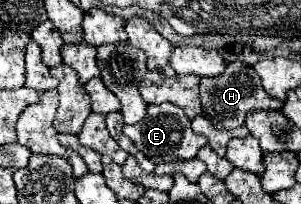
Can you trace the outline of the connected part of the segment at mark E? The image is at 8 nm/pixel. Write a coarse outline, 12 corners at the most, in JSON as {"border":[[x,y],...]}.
{"border":[[150,104],[126,136],[154,164],[196,158],[208,144],[184,110]]}

